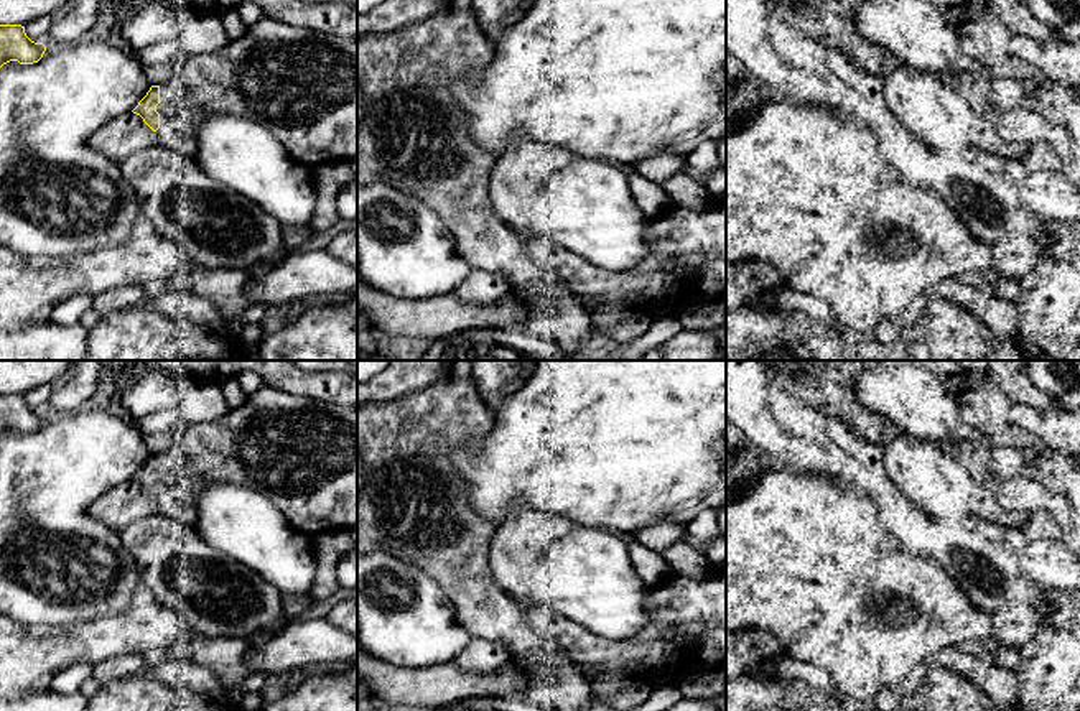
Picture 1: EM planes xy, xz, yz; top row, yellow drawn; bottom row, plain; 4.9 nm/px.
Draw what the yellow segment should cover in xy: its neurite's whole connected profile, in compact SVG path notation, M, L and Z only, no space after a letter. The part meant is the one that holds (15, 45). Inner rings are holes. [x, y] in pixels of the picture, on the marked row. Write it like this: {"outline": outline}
{"outline": "M0 25L0 67L10 61L20 64L38 63L46 51L43 43L31 41L25 26L21 25Z"}

